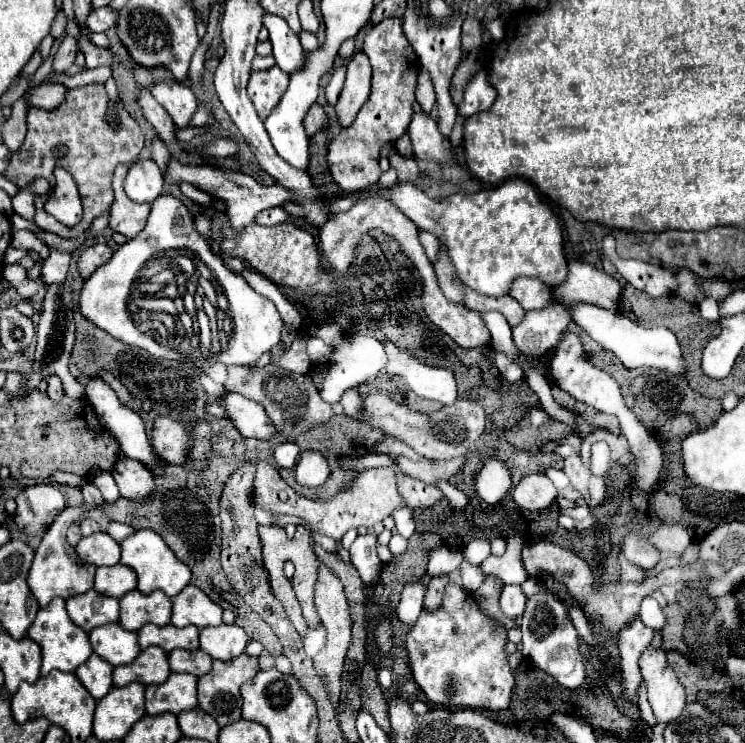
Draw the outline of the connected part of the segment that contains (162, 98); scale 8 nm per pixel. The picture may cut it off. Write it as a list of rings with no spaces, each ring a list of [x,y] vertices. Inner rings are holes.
[[[174,79],[160,81],[152,87],[152,95],[168,111],[176,127],[188,127],[196,113],[196,97],[186,85],[176,83]]]

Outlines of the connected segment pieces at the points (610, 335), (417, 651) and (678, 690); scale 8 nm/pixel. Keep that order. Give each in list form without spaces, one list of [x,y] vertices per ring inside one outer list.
[[[568,303],[568,309],[572,313],[572,321],[588,333],[596,343],[600,343],[604,349],[612,351],[624,367],[628,369],[638,369],[638,367],[652,367],[652,369],[662,369],[670,371],[678,377],[684,377],[684,357],[682,349],[678,345],[676,335],[666,329],[666,327],[640,327],[634,321],[630,321],[626,315],[610,309],[602,309],[590,303]]]
[[[448,583],[444,589],[442,605],[436,611],[424,609],[416,621],[416,625],[406,635],[406,651],[408,651],[408,663],[412,669],[412,675],[418,683],[418,687],[426,693],[426,697],[444,707],[444,709],[488,709],[488,711],[500,711],[510,707],[512,687],[514,687],[514,675],[508,665],[508,653],[506,653],[506,631],[500,627],[500,623],[486,615],[472,593],[466,589]]]
[[[648,647],[640,657],[640,669],[648,687],[648,701],[662,725],[680,717],[686,699],[684,687],[670,669],[664,647]]]

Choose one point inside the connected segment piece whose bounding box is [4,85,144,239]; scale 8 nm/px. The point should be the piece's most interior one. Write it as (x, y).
(76, 135)

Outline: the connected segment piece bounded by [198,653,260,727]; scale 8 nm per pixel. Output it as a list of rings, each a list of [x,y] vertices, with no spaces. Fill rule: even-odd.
[[[246,653],[238,655],[230,661],[214,661],[212,671],[202,675],[198,679],[198,707],[212,715],[220,727],[234,723],[242,717],[242,697],[240,697],[240,685],[248,679],[252,679],[260,671],[258,659],[250,657]]]

